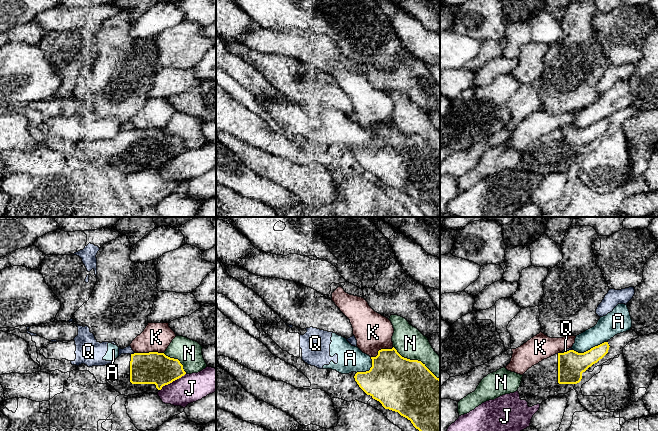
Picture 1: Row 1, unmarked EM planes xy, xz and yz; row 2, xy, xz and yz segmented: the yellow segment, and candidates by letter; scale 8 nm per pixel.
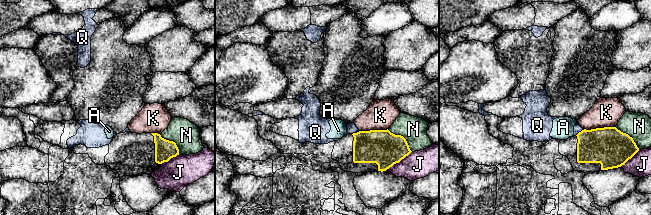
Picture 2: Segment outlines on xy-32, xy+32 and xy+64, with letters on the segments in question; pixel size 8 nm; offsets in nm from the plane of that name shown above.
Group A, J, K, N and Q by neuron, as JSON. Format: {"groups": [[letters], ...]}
{"groups": [["A"], ["J"], ["K"], ["N"], ["Q"]]}

